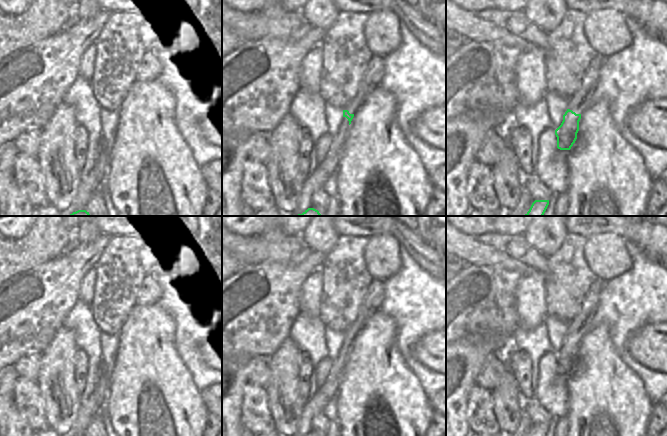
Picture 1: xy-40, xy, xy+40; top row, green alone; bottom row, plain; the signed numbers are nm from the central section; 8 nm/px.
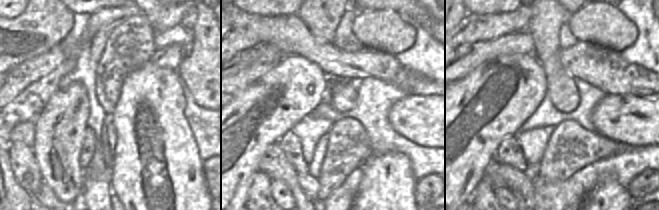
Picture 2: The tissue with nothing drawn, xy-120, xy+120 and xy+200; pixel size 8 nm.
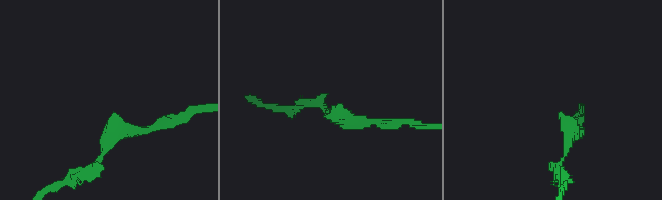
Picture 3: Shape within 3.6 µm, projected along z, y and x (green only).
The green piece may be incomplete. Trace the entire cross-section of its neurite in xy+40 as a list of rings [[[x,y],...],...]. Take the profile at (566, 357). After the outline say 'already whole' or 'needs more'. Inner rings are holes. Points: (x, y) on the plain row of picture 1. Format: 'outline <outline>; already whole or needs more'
outline [[[567,333],[563,339],[561,349],[555,354],[557,361],[557,372],[560,374],[570,374],[577,363],[579,355],[579,345],[581,338],[576,338],[570,333]]]; already whole

